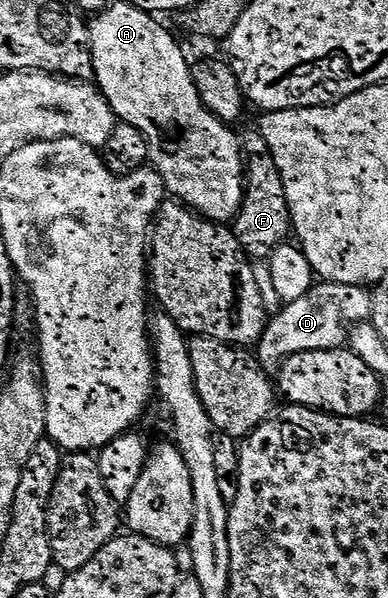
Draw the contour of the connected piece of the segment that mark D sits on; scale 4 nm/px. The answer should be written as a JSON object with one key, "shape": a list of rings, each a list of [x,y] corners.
{"shape":[[[320,281],[313,284],[305,296],[298,297],[297,301],[285,303],[279,309],[280,311],[273,318],[271,316],[265,322],[264,331],[256,342],[257,358],[266,365],[277,364],[298,352],[339,350],[349,340],[349,330],[369,318],[371,299],[370,293],[364,287]]]}

